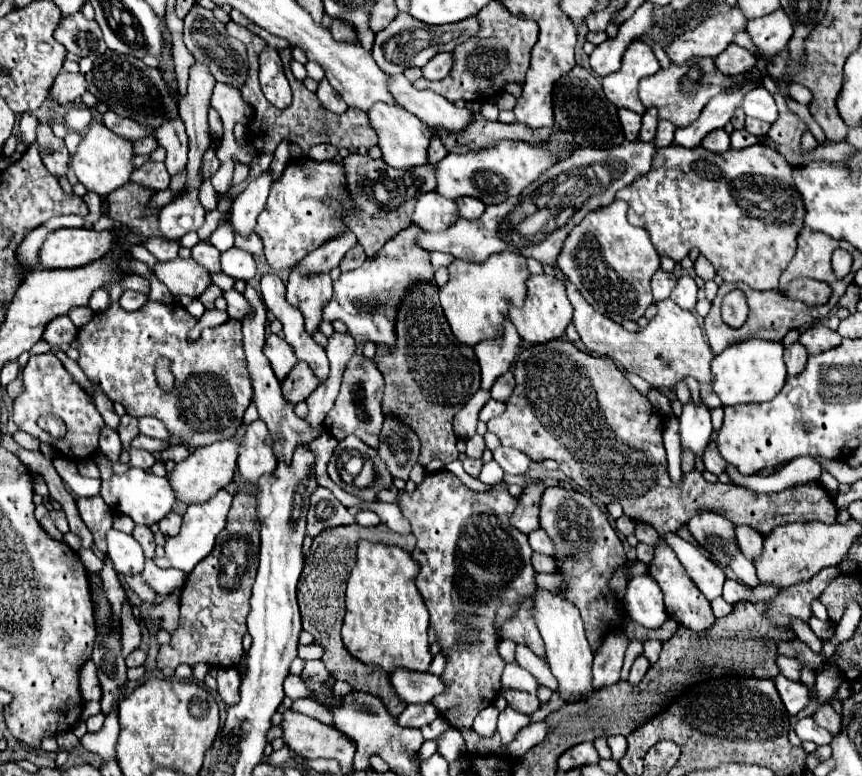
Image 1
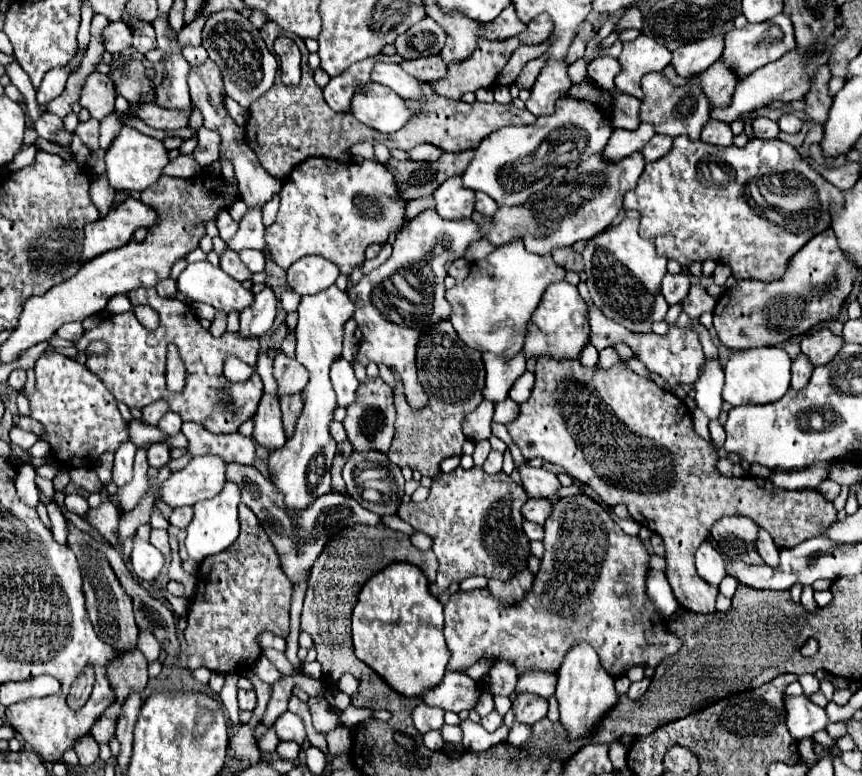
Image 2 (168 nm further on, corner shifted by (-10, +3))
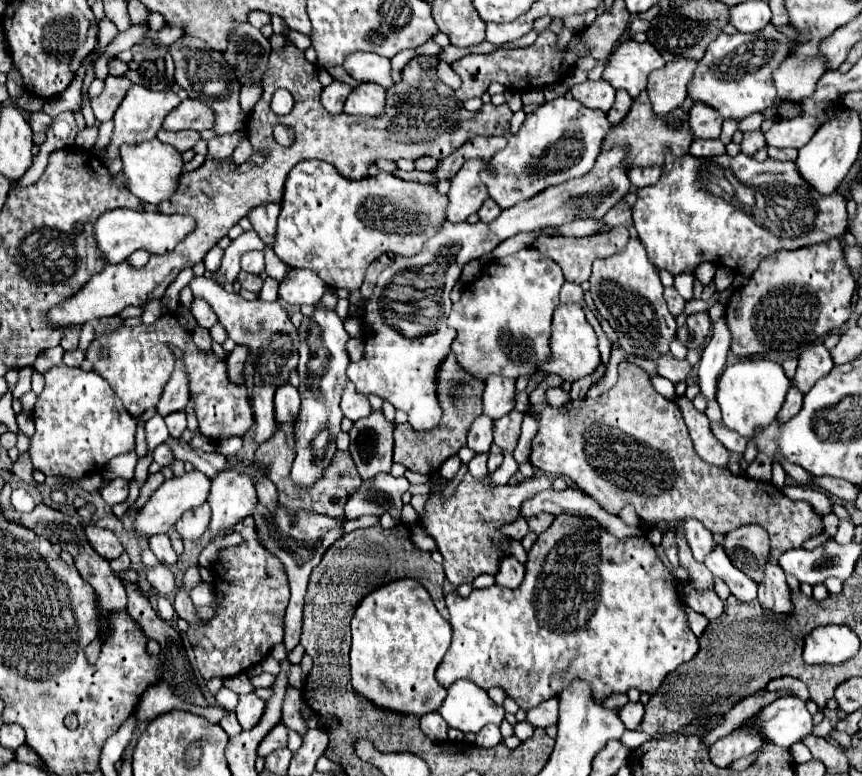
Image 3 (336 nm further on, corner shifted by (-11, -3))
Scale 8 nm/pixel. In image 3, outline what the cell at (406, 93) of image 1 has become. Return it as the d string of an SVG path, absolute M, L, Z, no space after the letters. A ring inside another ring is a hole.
M354 52L346 58L344 70L356 80L356 82L376 82L384 88L392 88L394 80L390 76L390 60L378 54L370 52Z

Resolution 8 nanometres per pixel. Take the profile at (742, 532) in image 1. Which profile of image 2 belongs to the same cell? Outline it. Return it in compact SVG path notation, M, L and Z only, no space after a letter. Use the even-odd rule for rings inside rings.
M765 530L759 532L759 538L757 538L755 546L757 546L757 552L767 566L771 566L771 568L779 566L779 548L773 544L771 536Z

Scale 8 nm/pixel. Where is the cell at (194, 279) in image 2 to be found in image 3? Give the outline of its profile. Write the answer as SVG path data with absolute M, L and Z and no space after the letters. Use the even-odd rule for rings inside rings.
M194 276L190 282L190 288L196 298L202 298L212 306L214 314L218 316L218 322L226 328L228 336L236 344L250 348L250 352L254 354L254 360L262 354L262 350L266 350L266 368L256 368L254 390L252 390L252 410L256 418L254 440L256 444L264 444L276 434L276 428L278 428L276 412L274 412L274 392L278 386L288 382L290 370L294 370L298 364L298 332L290 322L286 310L280 306L280 302L262 302L262 300L248 302L240 298L240 294L226 292L220 284L216 284L206 276Z

